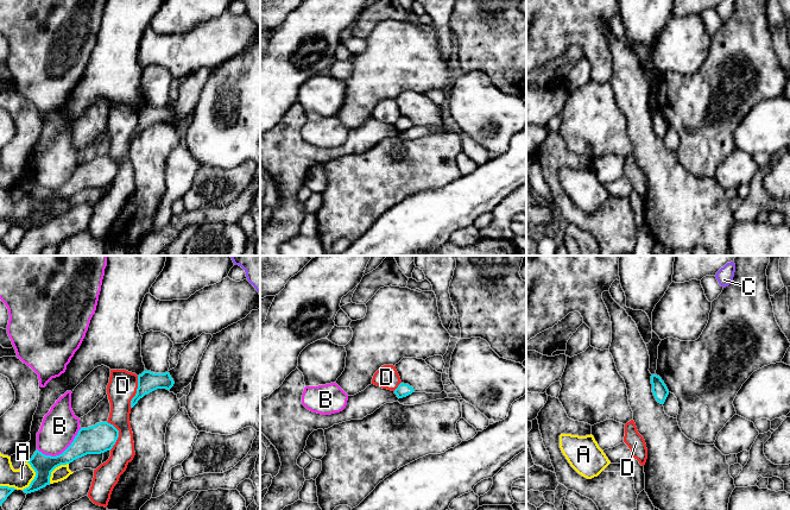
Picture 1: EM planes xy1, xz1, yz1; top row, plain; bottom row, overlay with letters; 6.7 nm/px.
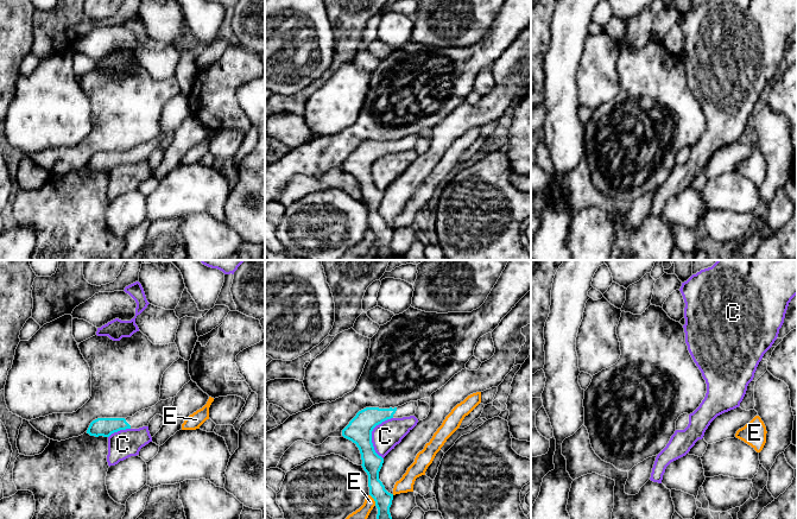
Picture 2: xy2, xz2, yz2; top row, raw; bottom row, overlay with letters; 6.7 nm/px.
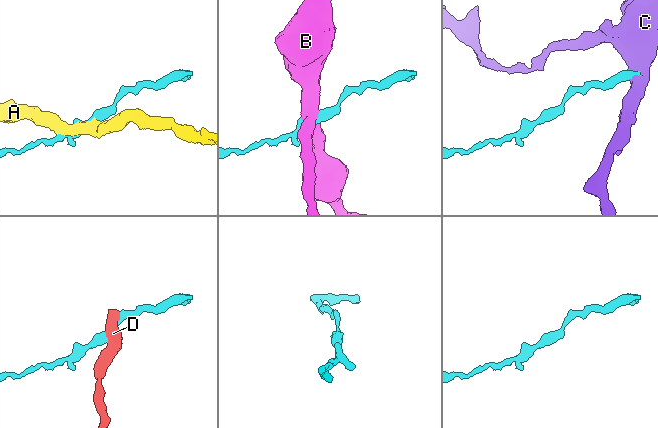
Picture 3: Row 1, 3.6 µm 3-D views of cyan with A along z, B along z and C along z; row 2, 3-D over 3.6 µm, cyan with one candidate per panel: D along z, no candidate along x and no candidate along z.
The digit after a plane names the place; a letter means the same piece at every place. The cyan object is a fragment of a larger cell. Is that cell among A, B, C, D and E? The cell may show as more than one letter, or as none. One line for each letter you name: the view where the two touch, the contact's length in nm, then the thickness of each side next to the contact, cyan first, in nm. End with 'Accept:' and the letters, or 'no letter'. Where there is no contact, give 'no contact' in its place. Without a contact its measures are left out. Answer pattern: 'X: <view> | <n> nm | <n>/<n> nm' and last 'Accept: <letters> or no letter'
Accept: no letter

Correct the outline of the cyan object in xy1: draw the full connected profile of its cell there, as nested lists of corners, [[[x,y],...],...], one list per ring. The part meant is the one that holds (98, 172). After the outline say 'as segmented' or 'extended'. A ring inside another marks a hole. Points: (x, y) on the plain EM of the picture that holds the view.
[[[100,156],[88,162],[81,162],[71,178],[59,189],[45,189],[38,183],[27,194],[36,206],[25,227],[38,225],[50,219],[51,206],[61,200],[72,196],[87,188],[101,188],[110,184],[119,171],[119,164],[108,156]]] | as segmented

